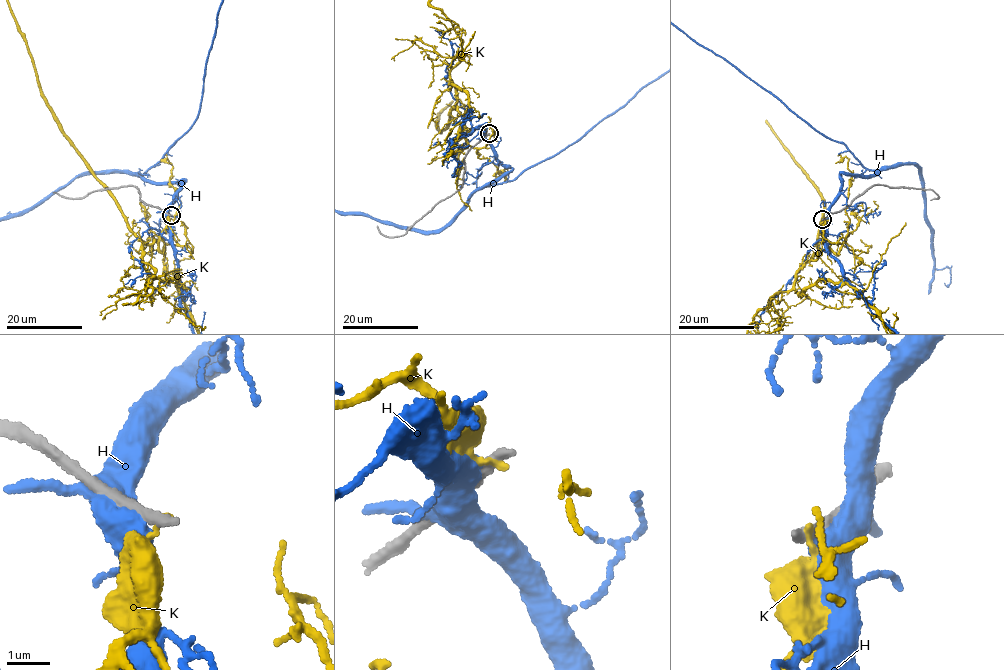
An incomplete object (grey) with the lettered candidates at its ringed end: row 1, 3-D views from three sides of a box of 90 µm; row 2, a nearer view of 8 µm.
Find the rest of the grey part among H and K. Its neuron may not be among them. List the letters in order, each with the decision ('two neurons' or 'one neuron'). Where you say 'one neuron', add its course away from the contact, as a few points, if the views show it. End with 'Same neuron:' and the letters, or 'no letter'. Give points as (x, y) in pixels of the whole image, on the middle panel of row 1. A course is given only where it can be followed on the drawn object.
H: two neurons
K: two neurons
Same neuron: no letter

